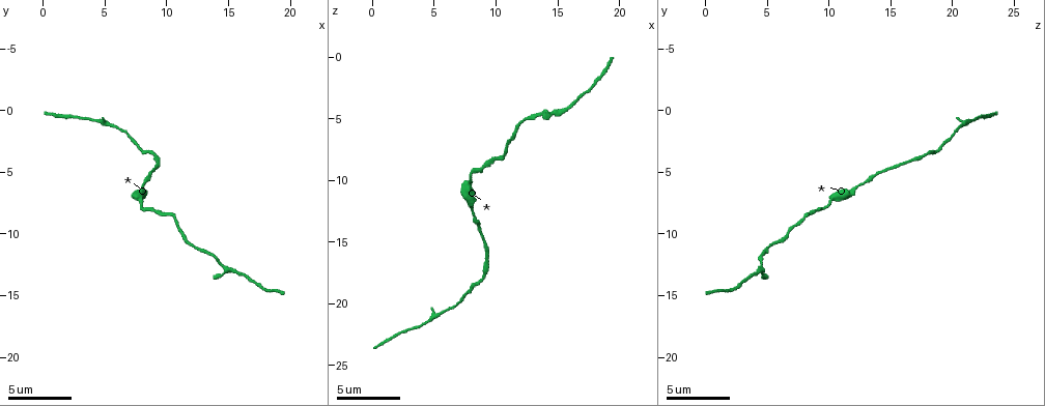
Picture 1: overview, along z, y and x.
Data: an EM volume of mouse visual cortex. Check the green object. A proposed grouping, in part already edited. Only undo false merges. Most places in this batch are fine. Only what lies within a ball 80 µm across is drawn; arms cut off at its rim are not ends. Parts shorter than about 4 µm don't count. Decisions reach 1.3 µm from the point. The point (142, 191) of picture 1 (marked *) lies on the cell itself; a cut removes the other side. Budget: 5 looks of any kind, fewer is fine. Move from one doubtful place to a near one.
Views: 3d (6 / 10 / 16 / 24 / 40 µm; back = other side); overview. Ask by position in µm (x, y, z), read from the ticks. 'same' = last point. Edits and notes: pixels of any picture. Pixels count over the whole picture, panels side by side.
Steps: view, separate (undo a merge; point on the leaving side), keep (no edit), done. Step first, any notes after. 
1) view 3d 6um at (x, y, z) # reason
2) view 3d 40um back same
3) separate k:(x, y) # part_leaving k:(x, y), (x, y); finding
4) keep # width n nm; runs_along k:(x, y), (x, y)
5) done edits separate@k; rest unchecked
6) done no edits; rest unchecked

view 3d 6um at (7.4, 2.8, 19.2) # calibre changes

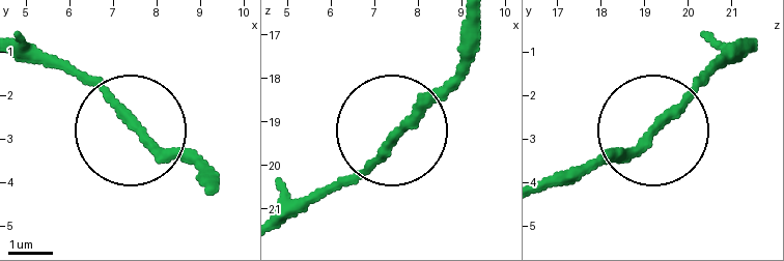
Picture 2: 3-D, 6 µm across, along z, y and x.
keep # runs_along 2:(465, 19), (450, 75), (324, 193); one cell here

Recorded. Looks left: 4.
view 3d 16um at (4.2, 1.0, 21.4) # sudden change in width

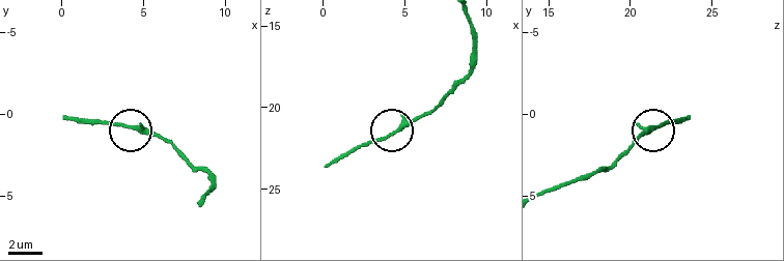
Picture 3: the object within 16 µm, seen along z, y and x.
keep # runs_along 3:(541, 194), (600, 172), (642, 133), (671, 124); one cell here

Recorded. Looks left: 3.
view 3d 10um at (16.0, 13.2, 3.8) # calibre changes

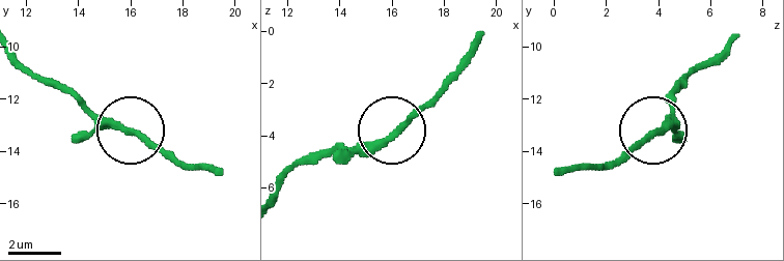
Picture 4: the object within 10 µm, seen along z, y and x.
view 3d 10um back at (16.1, 13.3, 3.9) # other side

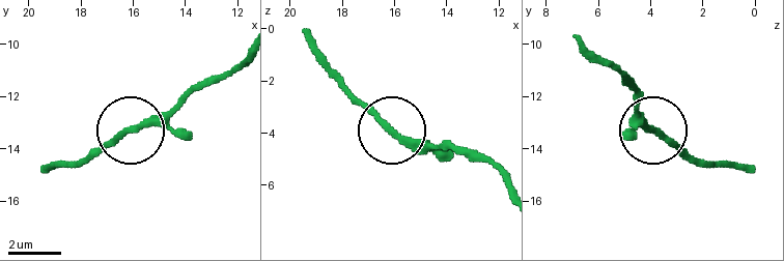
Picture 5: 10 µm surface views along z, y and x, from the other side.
keep # runs_along 5:(240, 60), (166, 112), (119, 132), (82, 165); all the same cell

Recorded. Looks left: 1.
done no edits; rest unchecked

